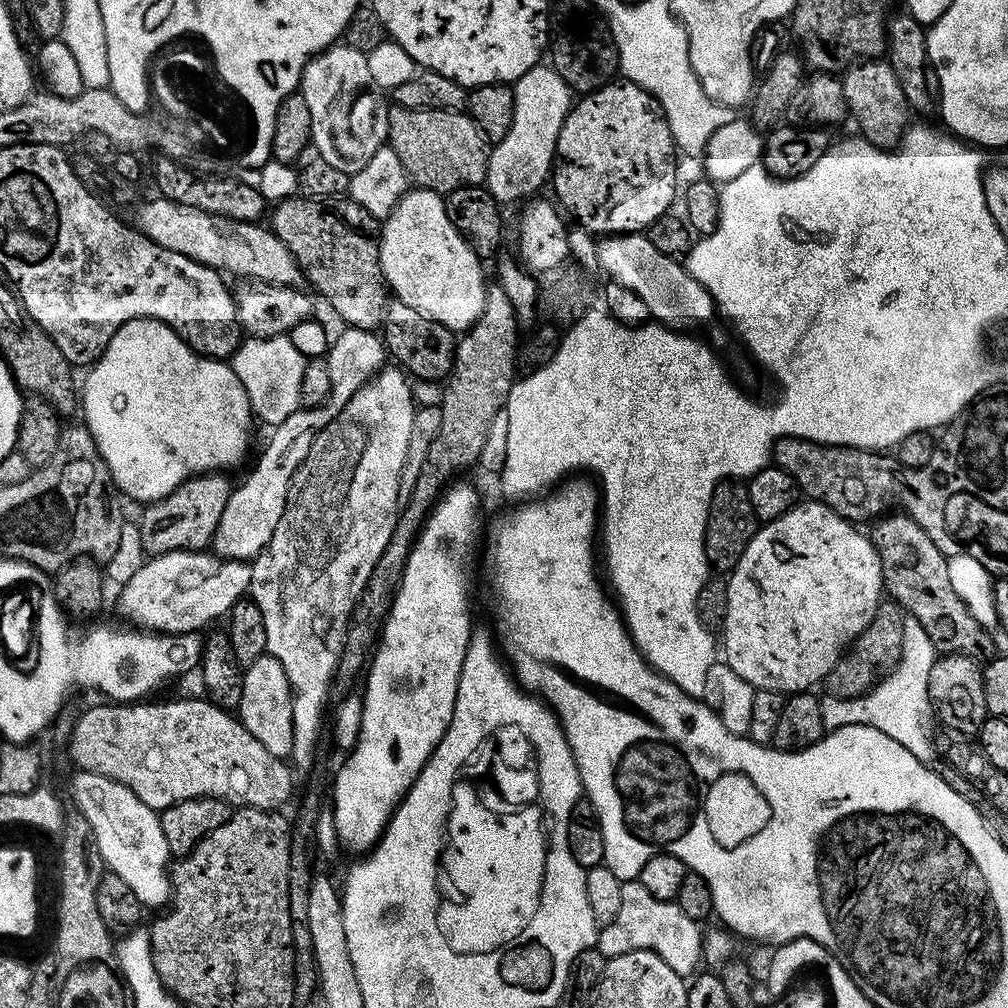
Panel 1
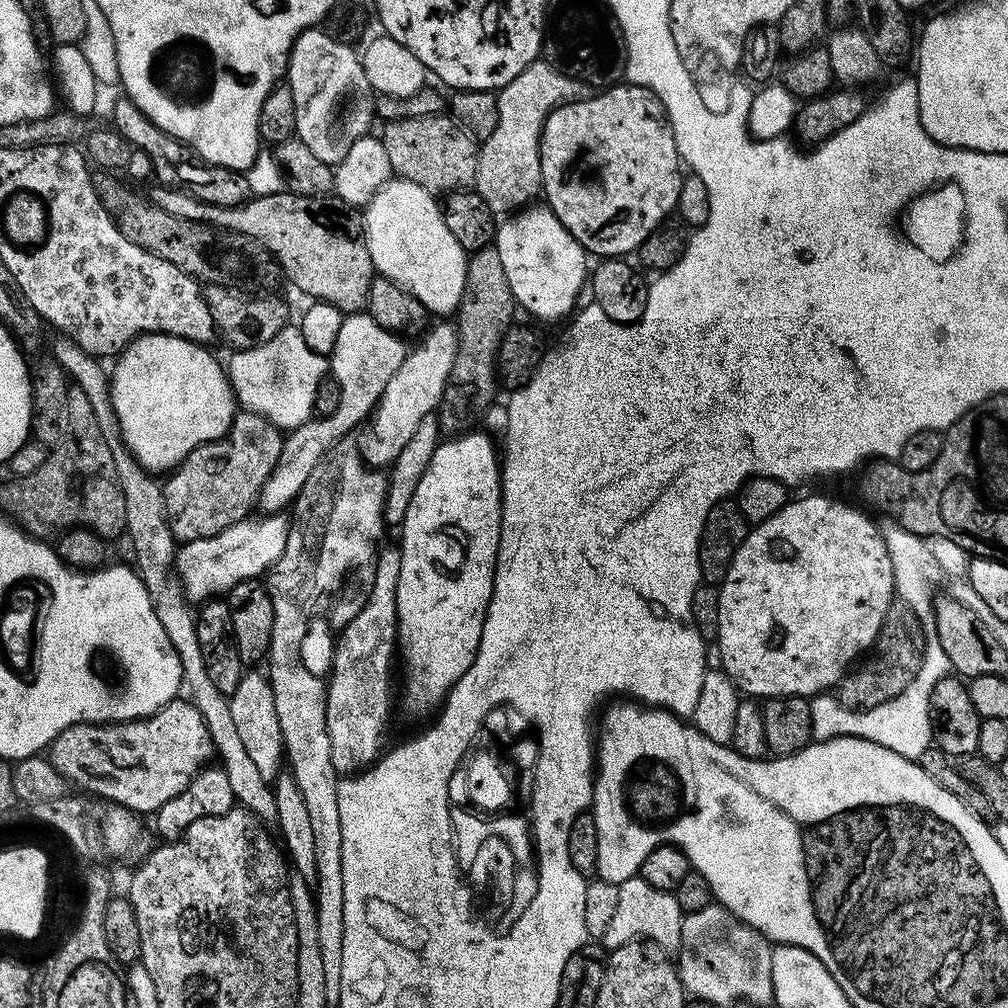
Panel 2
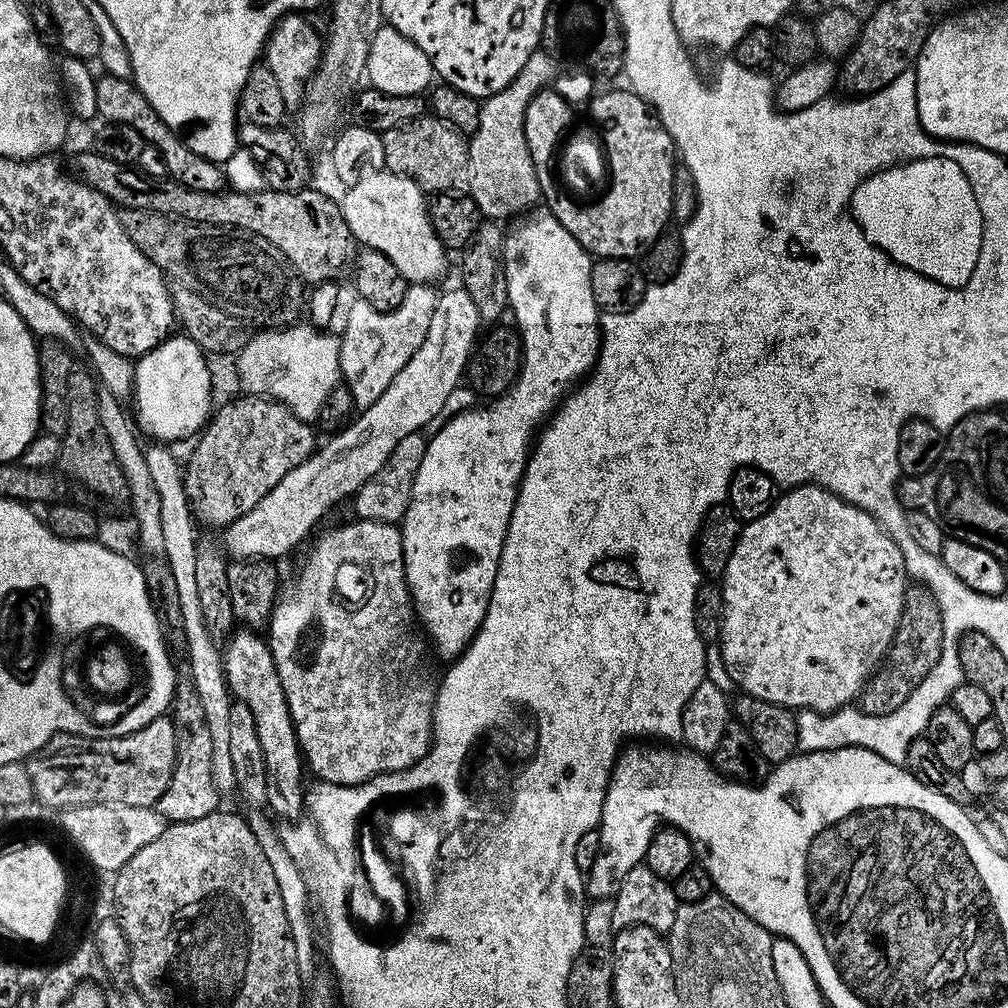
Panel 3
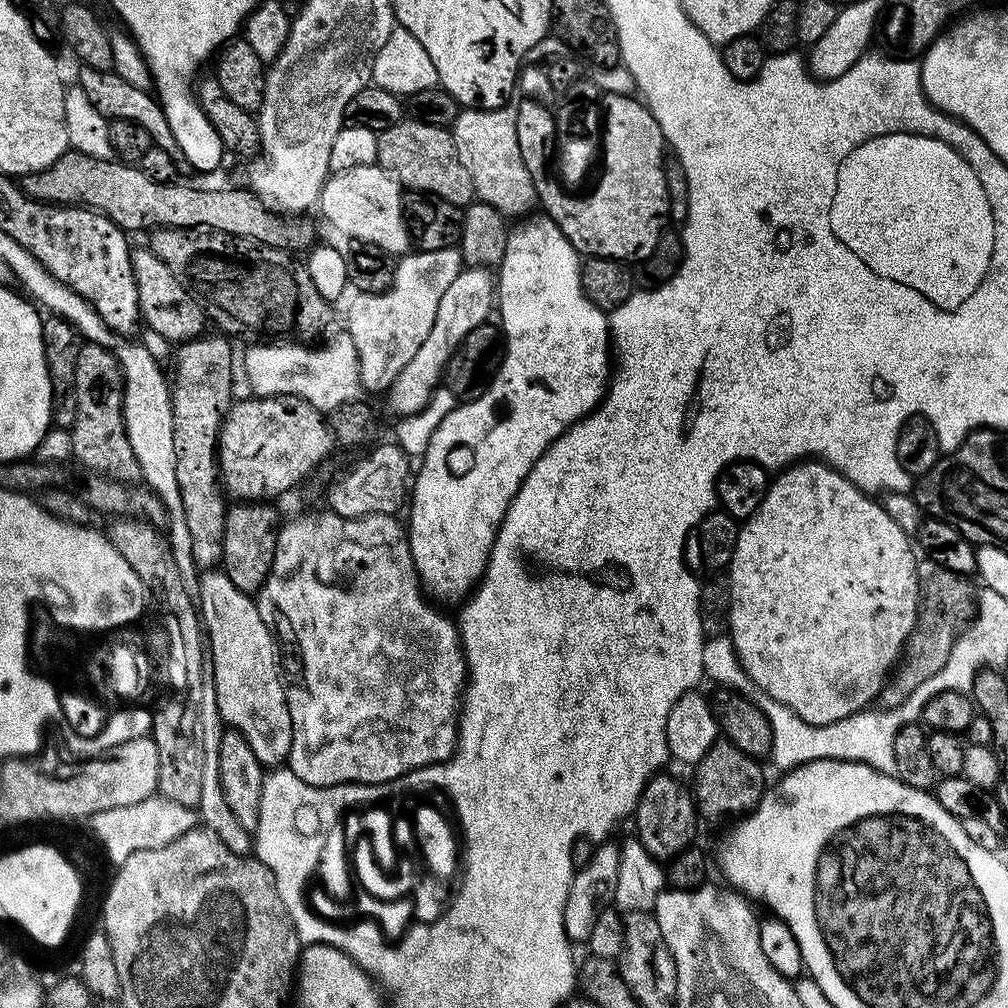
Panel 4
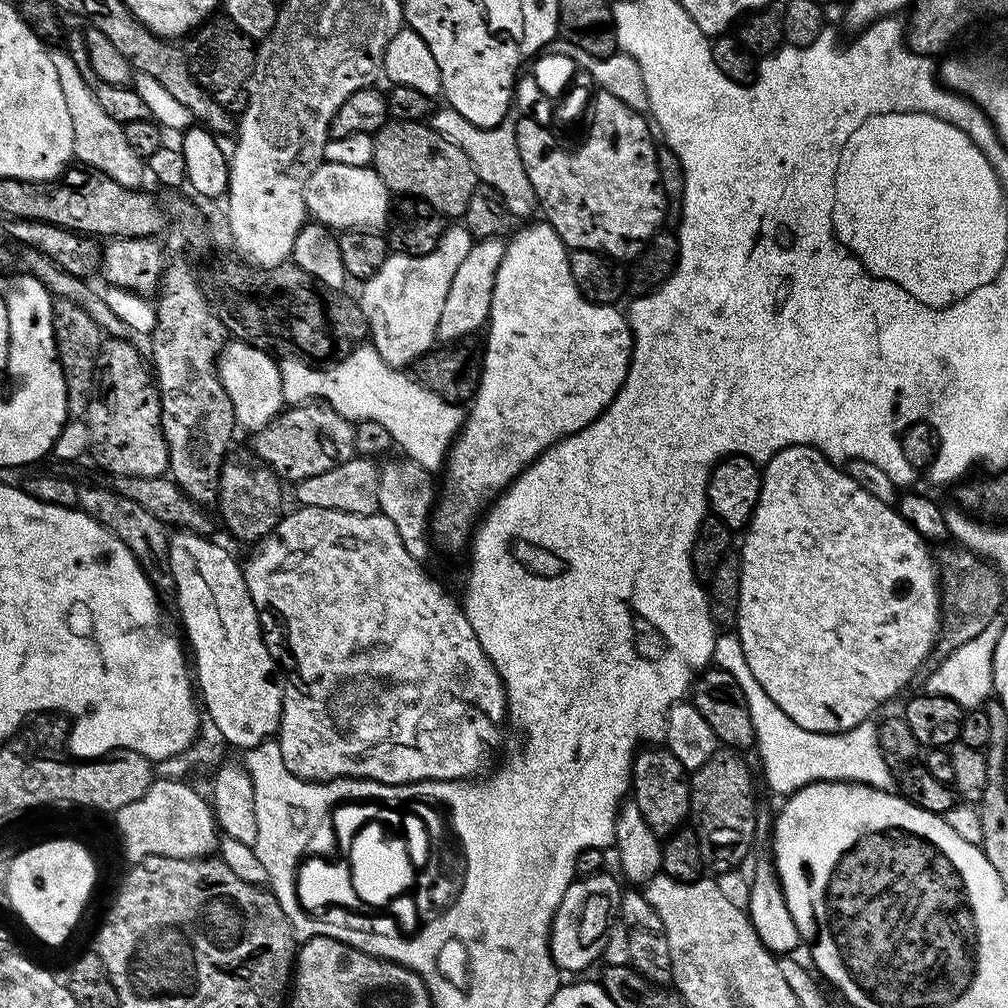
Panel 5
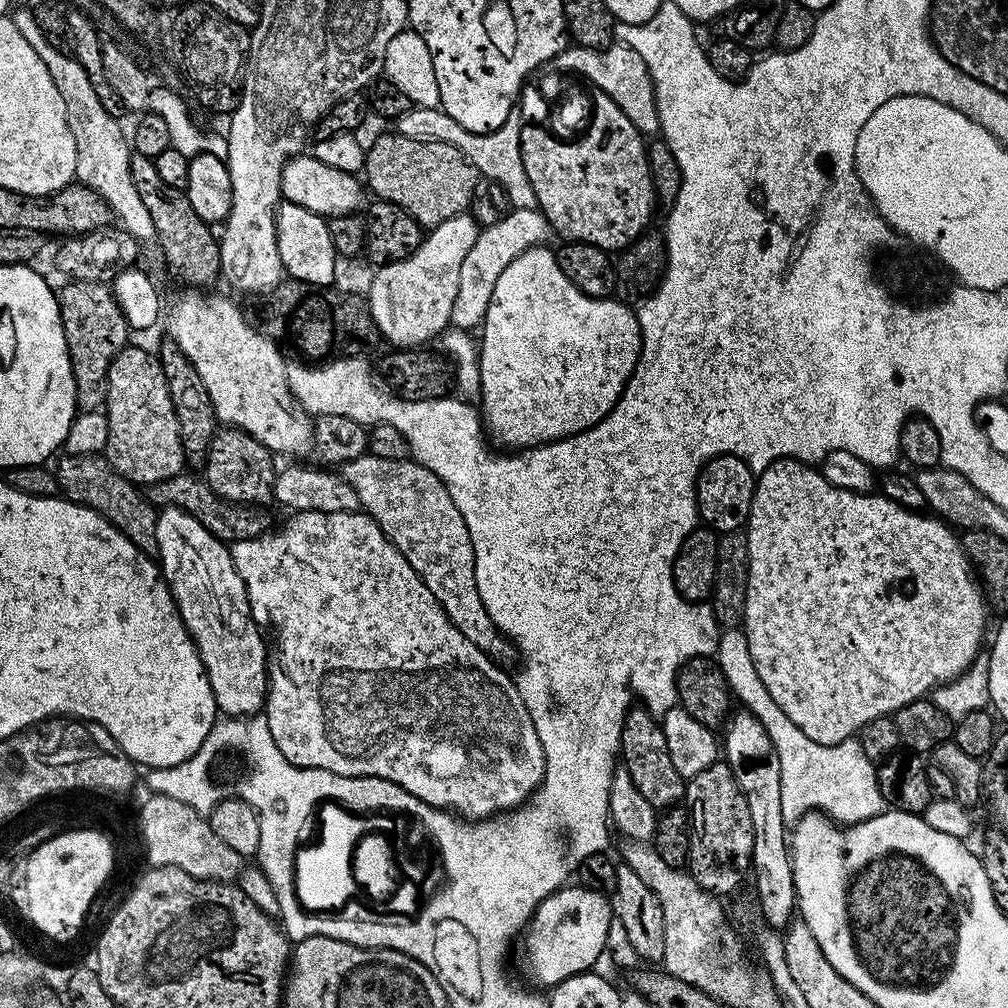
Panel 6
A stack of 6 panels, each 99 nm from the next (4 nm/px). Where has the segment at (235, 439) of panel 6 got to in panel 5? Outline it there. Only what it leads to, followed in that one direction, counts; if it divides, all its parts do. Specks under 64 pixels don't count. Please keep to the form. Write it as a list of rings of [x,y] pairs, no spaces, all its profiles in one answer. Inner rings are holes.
[[[230,456],[225,459],[220,471],[219,519],[222,524],[224,519],[224,524],[234,539],[255,546],[278,526],[281,516],[286,512],[284,492],[280,487],[282,487],[280,477],[267,464],[261,464],[255,458],[246,460]]]

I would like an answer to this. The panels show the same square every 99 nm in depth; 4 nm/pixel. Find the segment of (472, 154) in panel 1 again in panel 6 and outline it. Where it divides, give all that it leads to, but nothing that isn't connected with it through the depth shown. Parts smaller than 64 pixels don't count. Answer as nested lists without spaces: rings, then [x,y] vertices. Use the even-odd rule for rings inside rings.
[[[389,130],[385,136],[378,137],[372,145],[370,143],[367,145],[362,176],[366,184],[368,179],[373,192],[371,195],[375,199],[394,202],[402,210],[409,212],[425,230],[437,228],[442,222],[467,213],[474,198],[474,186],[478,179],[476,169],[453,144],[417,142],[401,136],[395,130]]]

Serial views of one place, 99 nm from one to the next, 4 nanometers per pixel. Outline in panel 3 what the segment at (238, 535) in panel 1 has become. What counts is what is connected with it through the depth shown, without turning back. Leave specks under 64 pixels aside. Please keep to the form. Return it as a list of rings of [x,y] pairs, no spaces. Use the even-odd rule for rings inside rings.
[[[431,283],[412,284],[404,295],[404,301],[394,310],[379,312],[364,300],[358,299],[349,308],[346,328],[338,336],[340,342],[340,374],[343,383],[350,390],[356,408],[363,410],[370,407],[382,390],[394,382],[394,374],[410,362],[410,358],[422,346],[426,330],[430,330],[430,318],[438,295]]]

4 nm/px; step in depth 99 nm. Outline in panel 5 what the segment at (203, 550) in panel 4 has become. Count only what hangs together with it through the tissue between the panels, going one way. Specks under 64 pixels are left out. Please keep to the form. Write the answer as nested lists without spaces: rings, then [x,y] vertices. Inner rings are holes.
[[[176,200],[168,210],[170,227],[166,232],[167,260],[164,275],[160,277],[158,289],[160,301],[156,300],[154,304],[157,324],[150,335],[150,344],[152,341],[150,368],[154,373],[156,391],[160,393],[160,425],[168,447],[167,475],[195,504],[212,506],[218,500],[220,471],[230,452],[228,447],[232,444],[232,431],[237,431],[238,428],[234,406],[222,386],[218,371],[218,357],[225,344],[229,343],[230,337],[224,329],[224,323],[216,316],[213,301],[209,297],[207,300],[203,290],[200,289],[195,266],[188,261],[208,244],[208,236],[204,233],[204,220],[200,217],[199,210],[188,200]]]

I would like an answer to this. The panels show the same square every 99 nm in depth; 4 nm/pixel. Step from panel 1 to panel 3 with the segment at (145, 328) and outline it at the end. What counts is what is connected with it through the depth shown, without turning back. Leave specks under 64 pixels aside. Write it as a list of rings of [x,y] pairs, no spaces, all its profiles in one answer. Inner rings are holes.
[[[169,335],[154,350],[135,361],[136,383],[132,386],[131,403],[136,403],[135,423],[156,442],[195,437],[207,425],[213,411],[212,388],[208,385],[206,354],[189,336]]]

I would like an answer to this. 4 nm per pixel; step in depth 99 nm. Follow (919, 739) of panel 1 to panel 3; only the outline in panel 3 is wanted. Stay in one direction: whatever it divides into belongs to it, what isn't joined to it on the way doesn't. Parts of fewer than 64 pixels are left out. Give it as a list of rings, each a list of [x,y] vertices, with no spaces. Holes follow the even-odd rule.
[[[948,640],[948,644],[942,642],[938,662],[935,662],[930,672],[922,678],[921,684],[913,689],[906,702],[903,702],[902,706],[893,713],[872,717],[856,706],[845,706],[839,708],[837,712],[826,713],[800,710],[795,713],[798,730],[797,745],[806,752],[865,748],[874,750],[874,754],[886,758],[886,762],[903,765],[906,750],[910,750],[910,742],[919,740],[925,735],[931,715],[938,708],[947,705],[951,701],[954,690],[958,690],[958,686],[963,683],[965,679],[960,661],[960,644],[952,644],[952,640]]]

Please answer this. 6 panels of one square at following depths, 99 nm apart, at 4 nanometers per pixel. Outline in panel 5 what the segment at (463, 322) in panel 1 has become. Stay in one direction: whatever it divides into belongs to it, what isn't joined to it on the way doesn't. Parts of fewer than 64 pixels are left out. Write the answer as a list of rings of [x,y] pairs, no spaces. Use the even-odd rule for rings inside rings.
[[[321,162],[309,171],[304,181],[304,207],[313,221],[325,228],[376,230],[387,221],[390,193],[375,168],[371,166],[363,168]]]

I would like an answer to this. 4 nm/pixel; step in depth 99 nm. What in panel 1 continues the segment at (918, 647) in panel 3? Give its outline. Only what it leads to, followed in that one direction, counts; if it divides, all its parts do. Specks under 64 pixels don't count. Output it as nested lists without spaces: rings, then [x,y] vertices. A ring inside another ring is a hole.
[[[882,600],[874,618],[866,630],[858,636],[840,660],[834,664],[830,673],[824,676],[822,688],[831,699],[852,700],[869,692],[896,668],[901,656],[901,642],[904,640],[906,616],[894,600]]]

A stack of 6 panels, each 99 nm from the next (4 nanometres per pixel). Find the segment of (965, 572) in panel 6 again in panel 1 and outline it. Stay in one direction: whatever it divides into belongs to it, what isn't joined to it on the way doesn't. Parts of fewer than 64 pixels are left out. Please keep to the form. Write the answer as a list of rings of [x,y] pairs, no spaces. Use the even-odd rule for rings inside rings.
[[[800,502],[795,508],[791,508],[786,514],[782,514],[777,520],[769,520],[763,526],[757,527],[750,546],[738,558],[738,566],[734,566],[727,577],[728,593],[726,594],[726,618],[722,635],[722,660],[750,686],[757,690],[774,690],[785,694],[795,694],[815,689],[823,681],[824,676],[830,673],[831,668],[838,662],[842,655],[849,649],[849,645],[855,642],[860,634],[866,630],[879,608],[882,597],[885,595],[884,579],[882,578],[882,562],[876,553],[876,545],[867,535],[859,532],[857,525],[850,520],[844,520],[834,510],[830,510],[825,504],[815,502]]]

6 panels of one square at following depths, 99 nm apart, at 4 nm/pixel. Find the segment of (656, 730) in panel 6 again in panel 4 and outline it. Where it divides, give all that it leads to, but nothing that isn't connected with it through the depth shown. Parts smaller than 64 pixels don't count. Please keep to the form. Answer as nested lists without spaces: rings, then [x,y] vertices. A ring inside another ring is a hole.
[[[656,774],[644,786],[640,801],[636,803],[634,821],[636,820],[635,839],[646,846],[646,854],[661,862],[672,860],[682,850],[693,847],[696,840],[698,813],[696,802],[691,791],[688,792],[672,776]]]

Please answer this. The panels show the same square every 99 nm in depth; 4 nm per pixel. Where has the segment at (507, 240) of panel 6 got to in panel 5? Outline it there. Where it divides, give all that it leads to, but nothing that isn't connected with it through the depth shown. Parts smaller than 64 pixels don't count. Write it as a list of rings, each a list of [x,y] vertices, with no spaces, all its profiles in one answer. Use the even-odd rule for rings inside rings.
[[[503,239],[476,240],[470,254],[458,265],[454,273],[454,282],[450,282],[450,291],[446,294],[446,302],[442,306],[442,315],[438,317],[437,337],[444,342],[456,342],[461,338],[468,338],[471,332],[485,327],[492,305],[494,282],[498,274],[498,266],[502,266],[504,249]]]

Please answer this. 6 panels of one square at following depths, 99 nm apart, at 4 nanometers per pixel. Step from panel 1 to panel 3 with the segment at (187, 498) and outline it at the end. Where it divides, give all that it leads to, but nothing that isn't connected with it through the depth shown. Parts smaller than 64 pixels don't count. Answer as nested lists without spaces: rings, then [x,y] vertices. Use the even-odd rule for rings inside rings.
[[[239,395],[213,411],[182,472],[193,517],[217,530],[227,528],[242,514],[250,514],[294,466],[312,455],[318,444],[313,425],[299,420],[286,405],[267,396]]]

